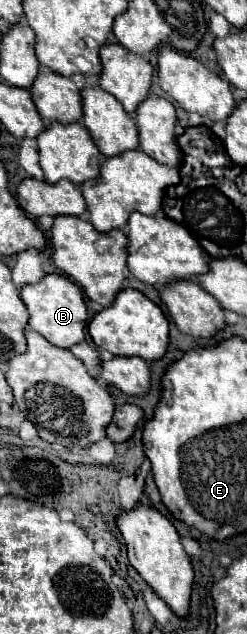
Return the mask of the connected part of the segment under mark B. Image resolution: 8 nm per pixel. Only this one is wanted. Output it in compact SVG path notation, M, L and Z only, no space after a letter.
M47 274L41 282L21 288L21 298L29 310L29 328L45 336L53 346L71 348L85 340L87 304L81 288L61 274Z

